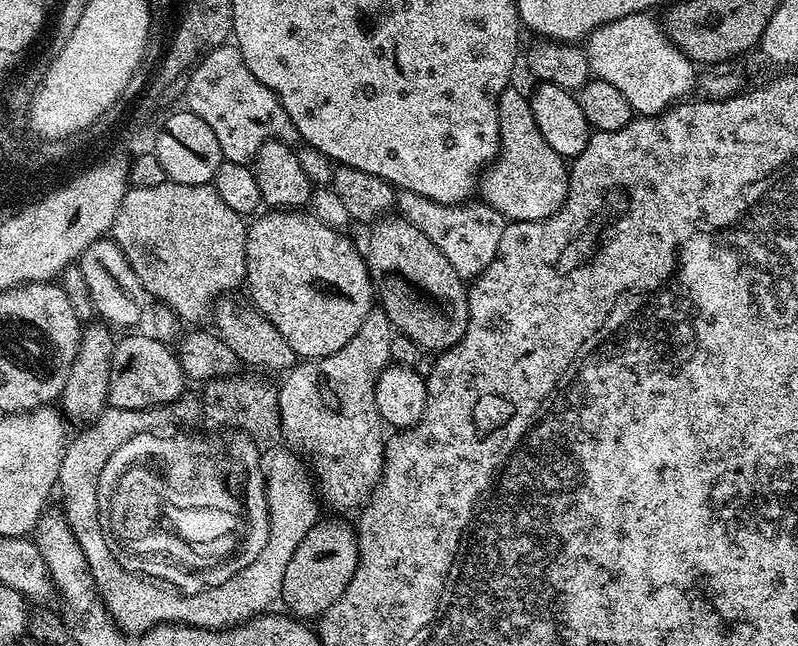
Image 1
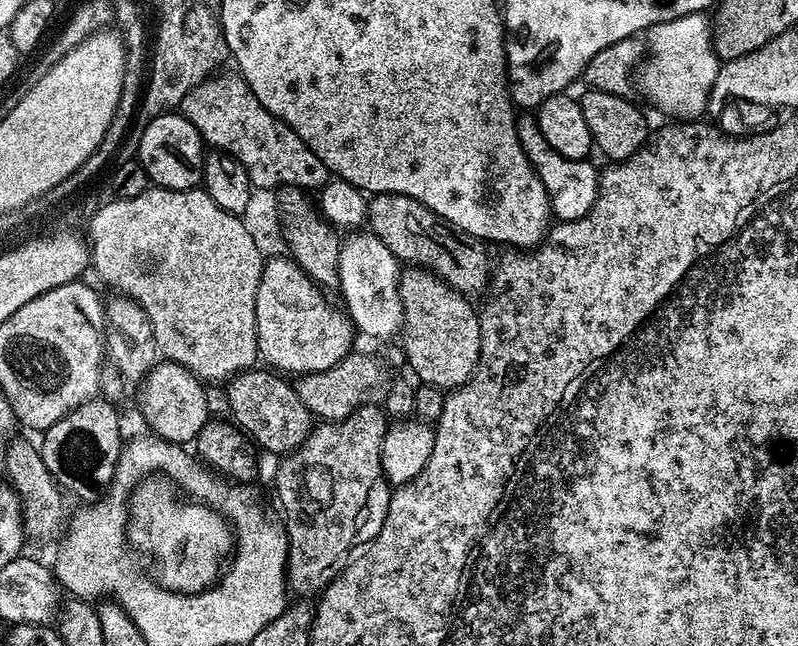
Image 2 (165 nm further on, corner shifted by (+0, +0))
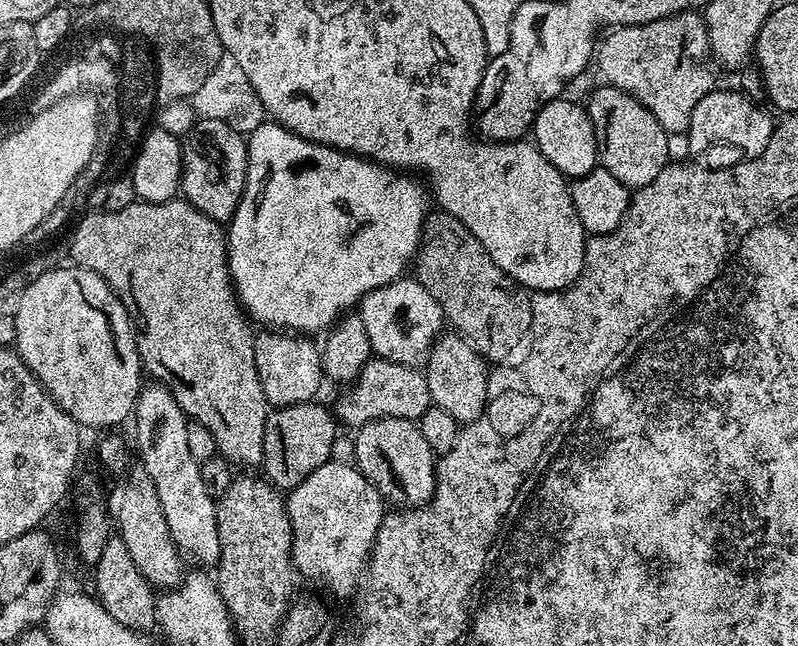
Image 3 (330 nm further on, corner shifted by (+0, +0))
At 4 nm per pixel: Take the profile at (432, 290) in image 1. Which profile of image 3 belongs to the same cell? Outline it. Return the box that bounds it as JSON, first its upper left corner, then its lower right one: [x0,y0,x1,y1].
[424,334,490,426]

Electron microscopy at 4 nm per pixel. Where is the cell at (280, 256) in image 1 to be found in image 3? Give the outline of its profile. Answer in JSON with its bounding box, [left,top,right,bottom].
[253,330,322,409]

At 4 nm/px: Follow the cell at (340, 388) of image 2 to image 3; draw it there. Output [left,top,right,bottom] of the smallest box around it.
[334,358,433,430]

